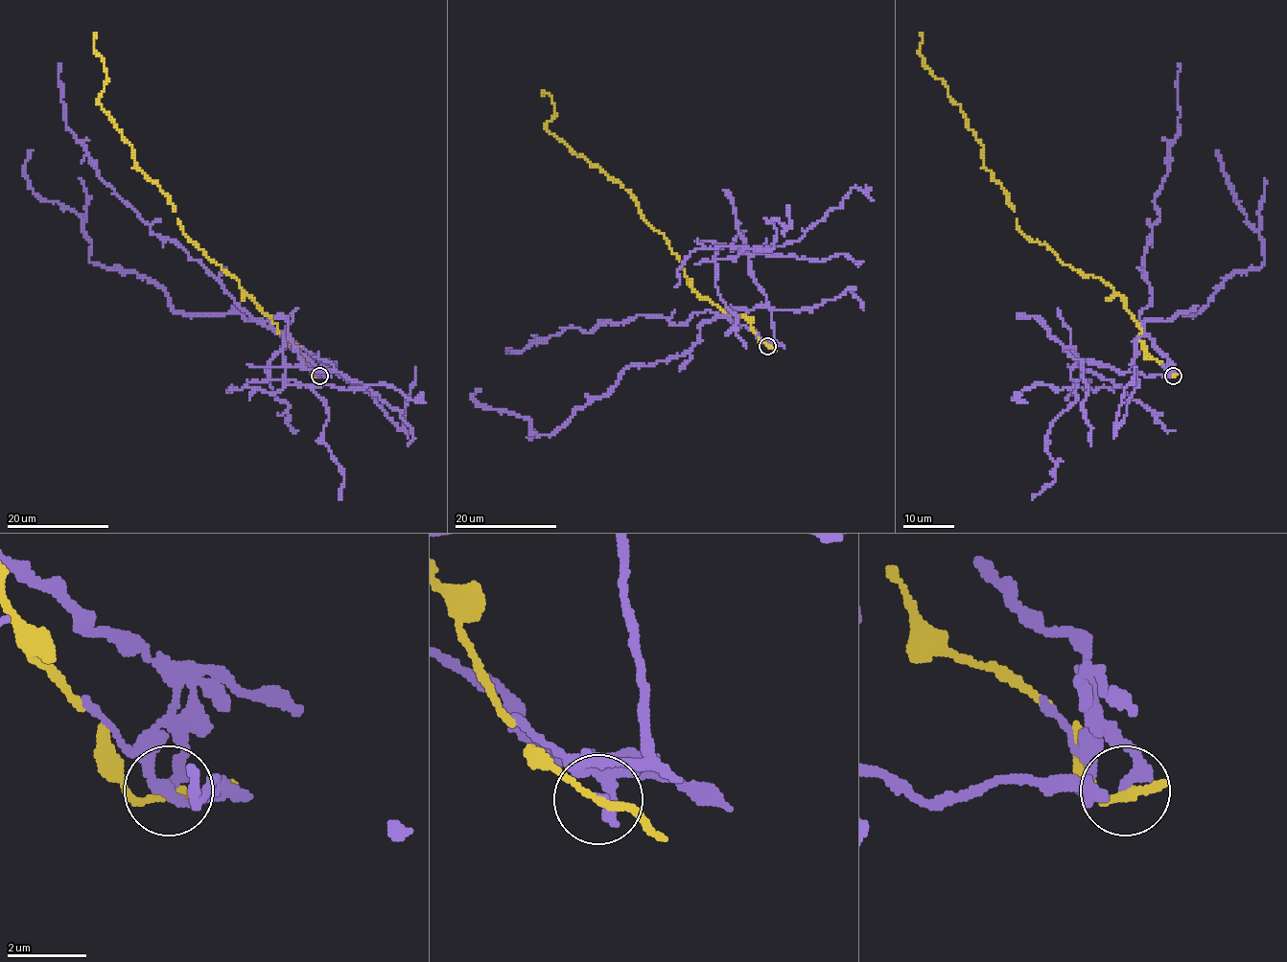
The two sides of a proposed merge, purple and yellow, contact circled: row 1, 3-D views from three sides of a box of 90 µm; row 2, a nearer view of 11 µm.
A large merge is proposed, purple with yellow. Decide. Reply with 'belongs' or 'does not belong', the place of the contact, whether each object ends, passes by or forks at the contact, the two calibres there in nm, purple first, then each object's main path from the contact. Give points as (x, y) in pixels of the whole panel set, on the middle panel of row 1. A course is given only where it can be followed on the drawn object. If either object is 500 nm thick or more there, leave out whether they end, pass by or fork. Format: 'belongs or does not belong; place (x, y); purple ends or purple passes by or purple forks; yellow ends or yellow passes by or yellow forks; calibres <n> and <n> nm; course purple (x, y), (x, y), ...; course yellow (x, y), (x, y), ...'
does not belong; place (767, 346); purple ends; yellow passes by; calibres 320 and 180 nm; course purple (768, 346), (717, 316), (681, 355), (627, 366), (609, 393), (549, 435), (479, 404), (472, 397), (479, 388); course yellow (768, 346), (747, 319), (689, 285), (683, 262), (629, 192), (549, 133), (555, 103), (544, 94)

